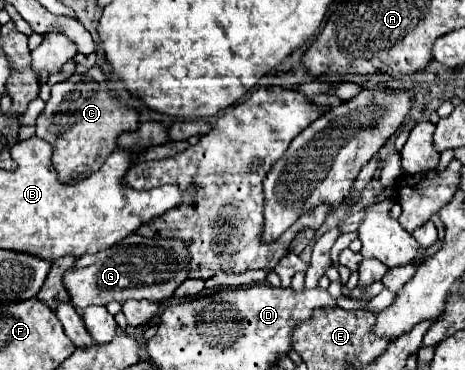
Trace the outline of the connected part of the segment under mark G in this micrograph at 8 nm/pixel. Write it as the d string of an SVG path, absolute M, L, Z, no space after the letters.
M131 234L117 246L99 254L81 256L71 270L65 272L65 288L71 294L71 304L81 310L91 304L105 306L111 300L123 302L129 298L145 298L149 302L163 302L189 276L189 248L179 238L145 238Z

